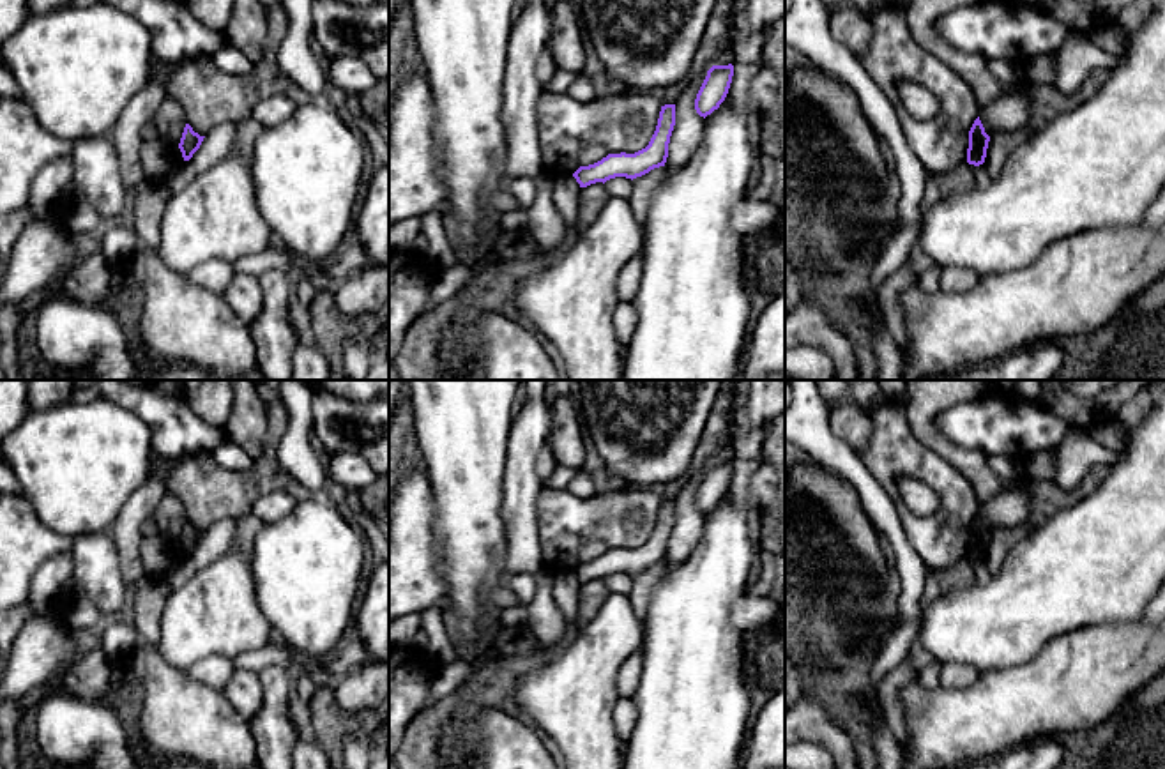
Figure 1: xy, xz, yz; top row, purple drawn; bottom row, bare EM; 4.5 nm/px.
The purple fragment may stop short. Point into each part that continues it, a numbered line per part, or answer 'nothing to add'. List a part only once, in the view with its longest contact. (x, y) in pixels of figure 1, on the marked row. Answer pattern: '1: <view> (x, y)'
nothing to add

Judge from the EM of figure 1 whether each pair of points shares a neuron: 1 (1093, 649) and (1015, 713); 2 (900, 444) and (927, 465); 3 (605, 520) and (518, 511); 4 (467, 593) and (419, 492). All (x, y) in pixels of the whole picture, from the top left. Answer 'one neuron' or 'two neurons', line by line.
1: one neuron
2: one neuron
3: two neurons
4: two neurons

